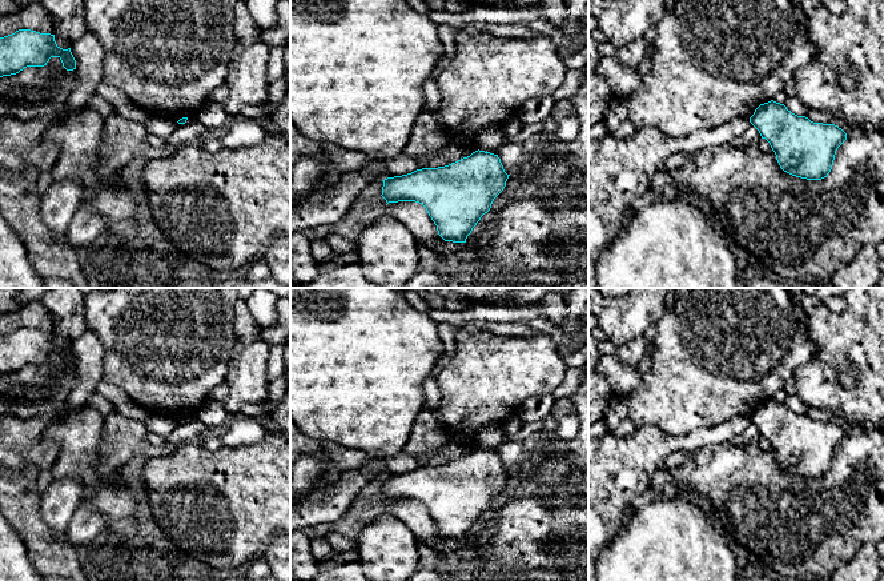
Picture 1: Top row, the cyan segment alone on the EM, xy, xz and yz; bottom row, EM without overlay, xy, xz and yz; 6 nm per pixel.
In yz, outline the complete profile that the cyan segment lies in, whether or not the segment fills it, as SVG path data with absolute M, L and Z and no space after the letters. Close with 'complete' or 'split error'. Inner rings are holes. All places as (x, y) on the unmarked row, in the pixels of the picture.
M774 398L760 402L750 421L770 441L780 466L807 478L827 476L837 446L847 438L837 424L813 421Z; complete

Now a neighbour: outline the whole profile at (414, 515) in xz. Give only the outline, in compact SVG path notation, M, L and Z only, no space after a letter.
M415 500L389 501L385 513L403 522L415 536L418 542L435 540L442 541L437 524L429 514L426 506Z

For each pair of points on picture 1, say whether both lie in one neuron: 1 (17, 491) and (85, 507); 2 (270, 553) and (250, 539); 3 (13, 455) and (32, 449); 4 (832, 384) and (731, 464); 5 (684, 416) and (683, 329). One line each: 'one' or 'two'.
1: two
2: two
3: one
4: two
5: one

